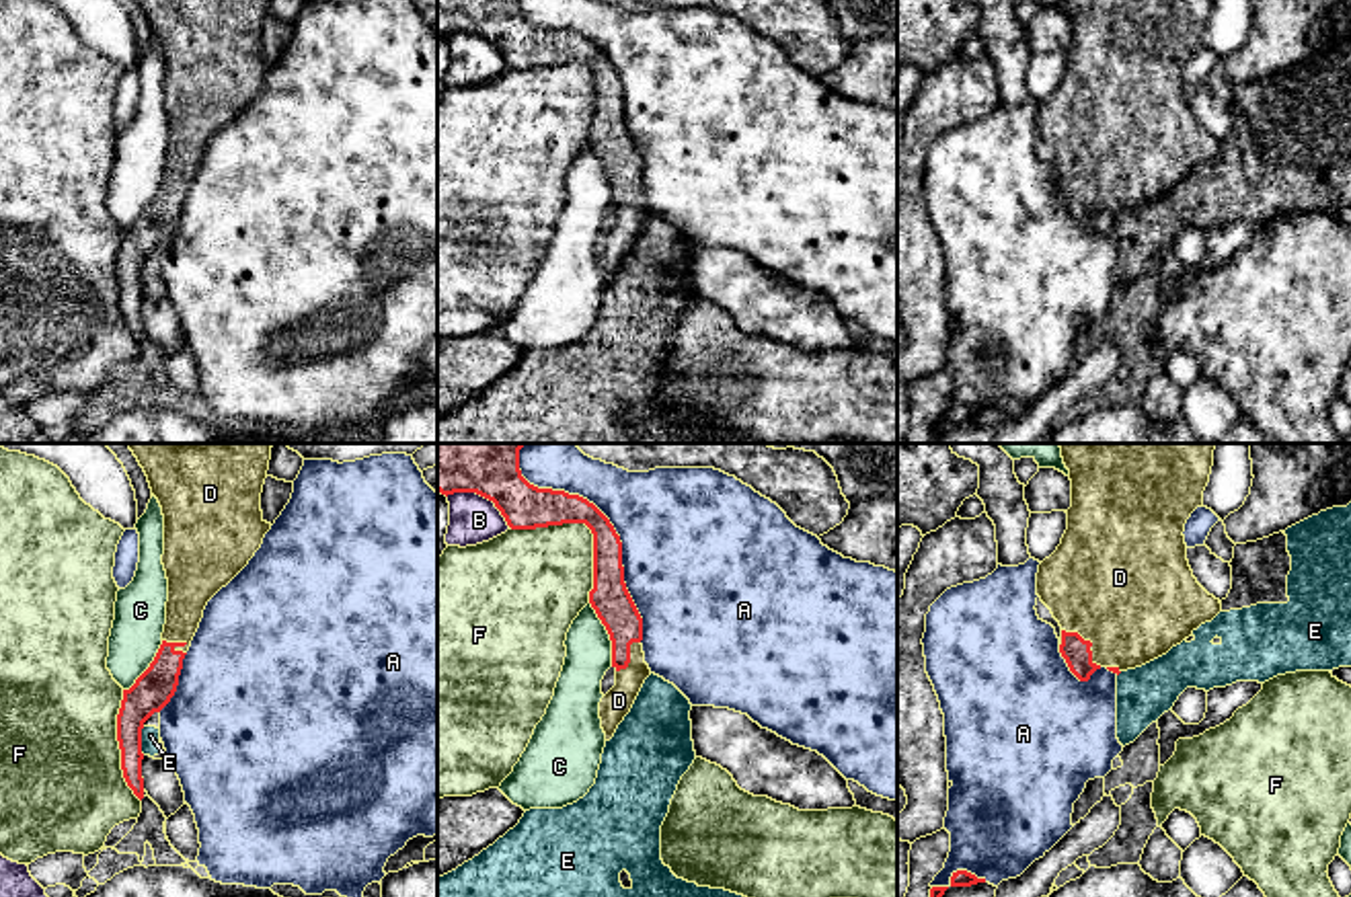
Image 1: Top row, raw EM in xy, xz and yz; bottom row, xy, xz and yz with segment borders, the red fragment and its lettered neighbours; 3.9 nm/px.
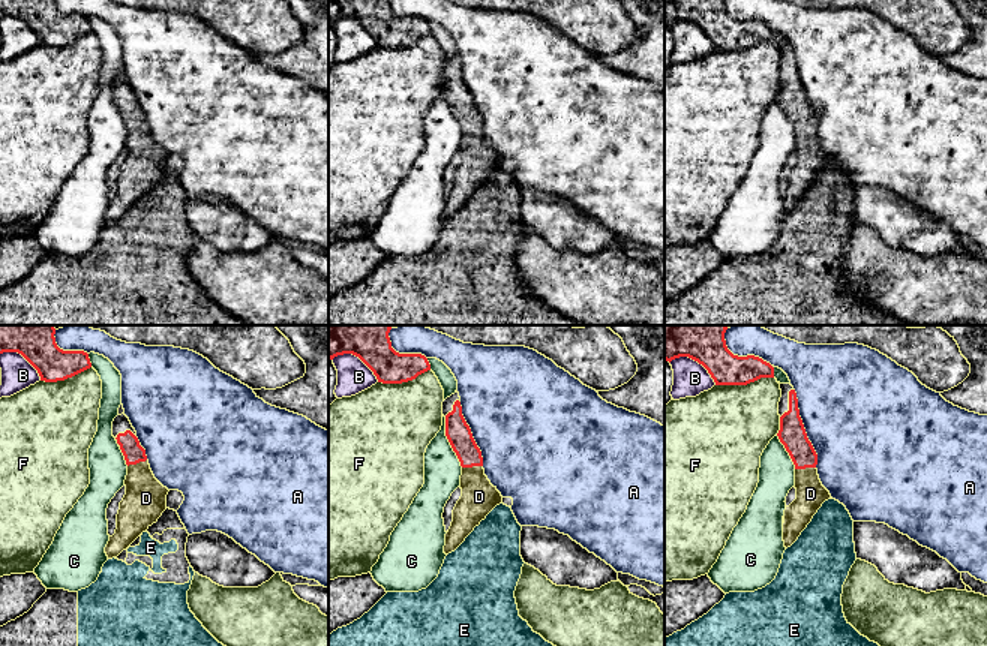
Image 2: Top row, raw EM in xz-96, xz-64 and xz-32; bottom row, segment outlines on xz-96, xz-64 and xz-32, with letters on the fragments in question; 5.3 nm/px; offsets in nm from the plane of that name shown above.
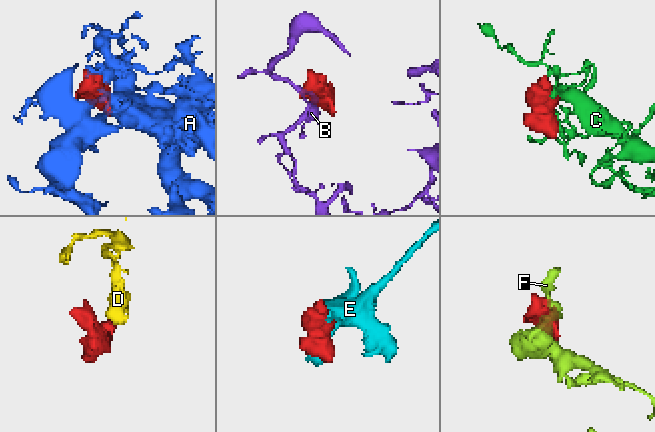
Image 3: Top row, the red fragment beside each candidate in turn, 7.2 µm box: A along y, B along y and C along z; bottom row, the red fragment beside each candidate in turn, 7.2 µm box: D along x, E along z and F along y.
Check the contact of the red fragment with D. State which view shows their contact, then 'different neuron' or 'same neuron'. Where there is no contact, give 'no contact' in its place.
yz | same neuron

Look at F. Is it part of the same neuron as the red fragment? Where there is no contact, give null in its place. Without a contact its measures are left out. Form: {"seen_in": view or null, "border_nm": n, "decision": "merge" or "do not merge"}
{"seen_in": "xz", "border_nm": 440, "decision": "do not merge"}

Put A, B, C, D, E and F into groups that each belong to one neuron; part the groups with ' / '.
A / B / C / D / E / F

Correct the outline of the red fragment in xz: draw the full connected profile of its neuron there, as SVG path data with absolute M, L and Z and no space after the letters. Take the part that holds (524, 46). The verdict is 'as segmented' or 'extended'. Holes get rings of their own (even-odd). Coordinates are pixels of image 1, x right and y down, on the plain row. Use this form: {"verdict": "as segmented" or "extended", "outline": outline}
{"verdict": "extended", "outline": "M437 0L437 31L441 35L476 33L495 43L511 70L536 70L563 64L585 64L593 74L593 129L589 144L612 181L616 226L600 242L602 269L610 281L630 252L645 220L651 216L643 193L643 158L626 129L622 82L610 60L587 39L565 31L538 29L519 10L519 0Z"}

